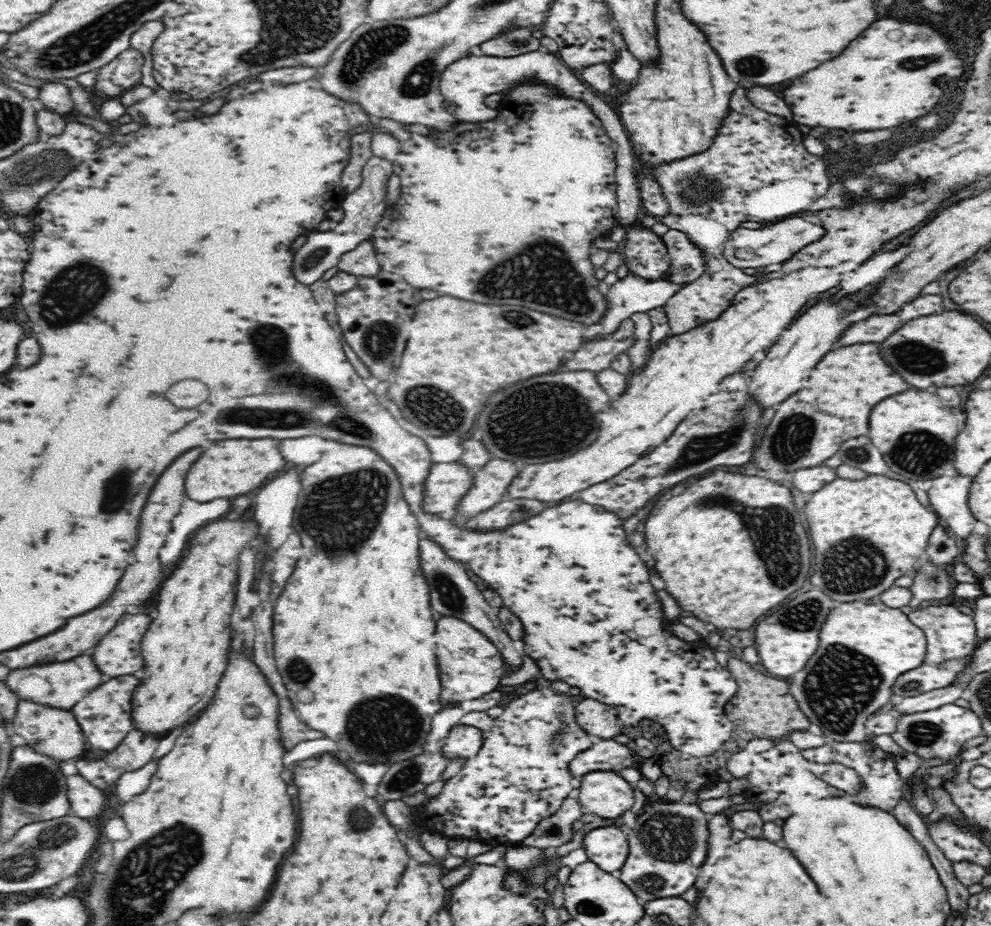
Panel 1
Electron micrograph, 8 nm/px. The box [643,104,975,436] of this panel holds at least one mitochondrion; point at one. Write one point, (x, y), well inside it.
(911, 356)

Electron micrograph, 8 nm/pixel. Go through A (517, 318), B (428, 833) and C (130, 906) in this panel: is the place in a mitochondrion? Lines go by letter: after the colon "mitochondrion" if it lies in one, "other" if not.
A: mitochondrion
B: other
C: mitochondrion

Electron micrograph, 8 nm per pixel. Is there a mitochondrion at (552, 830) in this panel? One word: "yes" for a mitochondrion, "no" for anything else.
yes

